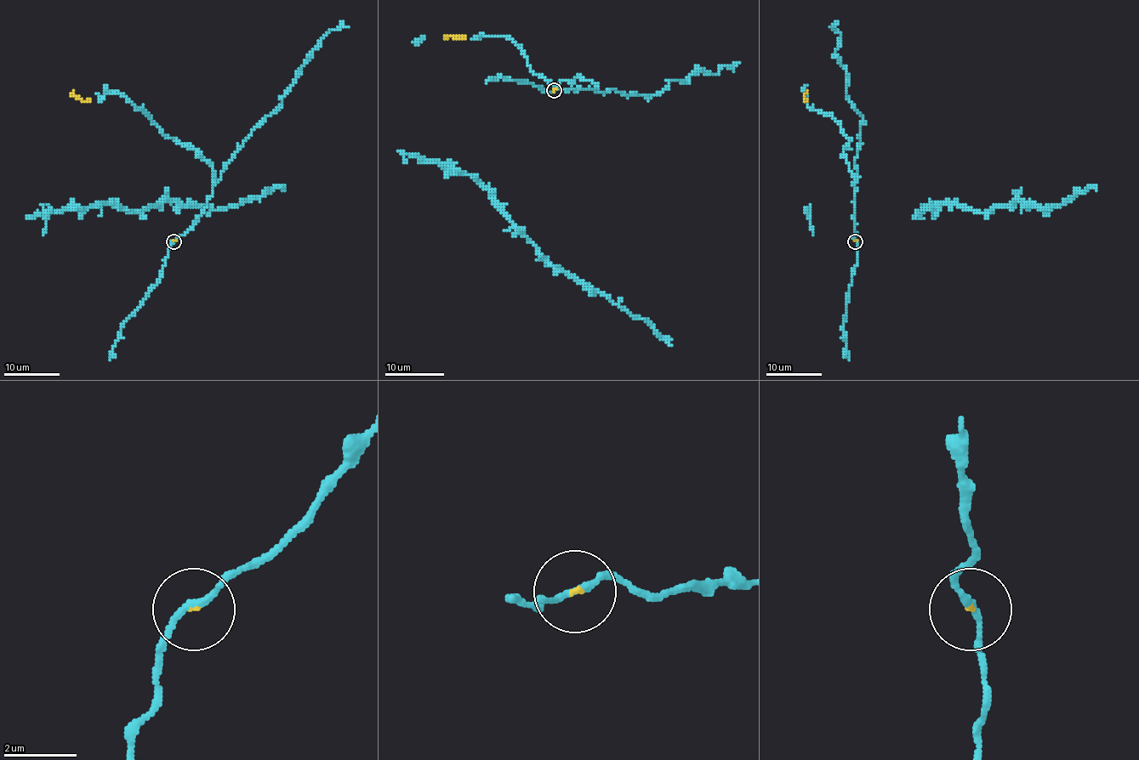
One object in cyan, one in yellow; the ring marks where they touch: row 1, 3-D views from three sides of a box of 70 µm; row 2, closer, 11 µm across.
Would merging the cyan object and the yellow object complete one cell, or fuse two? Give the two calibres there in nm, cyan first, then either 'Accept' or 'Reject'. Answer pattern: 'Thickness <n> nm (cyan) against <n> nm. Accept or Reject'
Thickness 170 nm (cyan) against 60 nm. Accept

